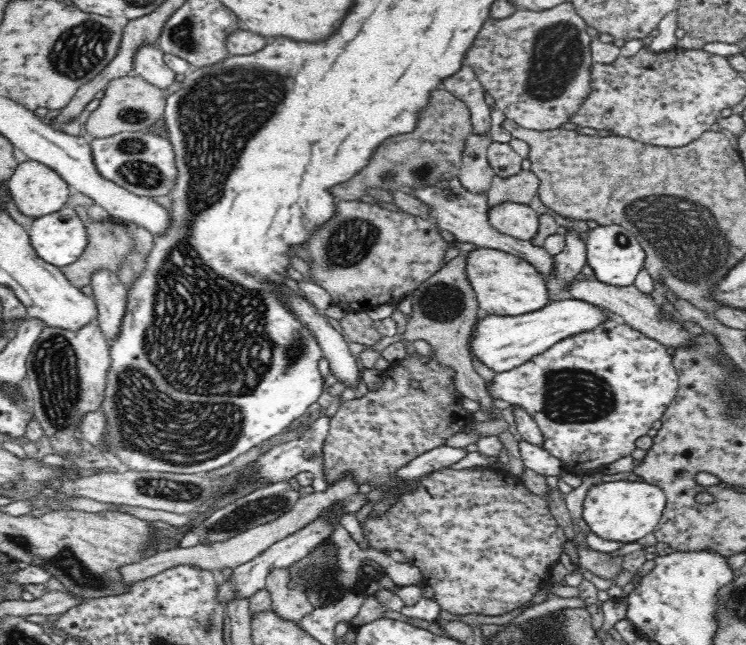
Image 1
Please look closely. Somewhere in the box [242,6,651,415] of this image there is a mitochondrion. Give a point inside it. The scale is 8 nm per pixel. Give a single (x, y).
(557, 53)

